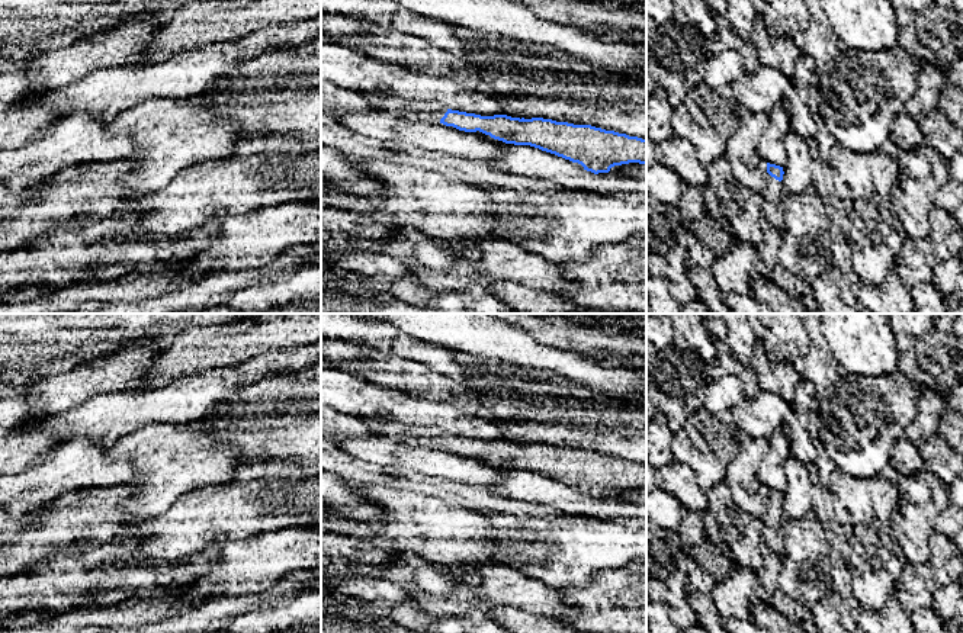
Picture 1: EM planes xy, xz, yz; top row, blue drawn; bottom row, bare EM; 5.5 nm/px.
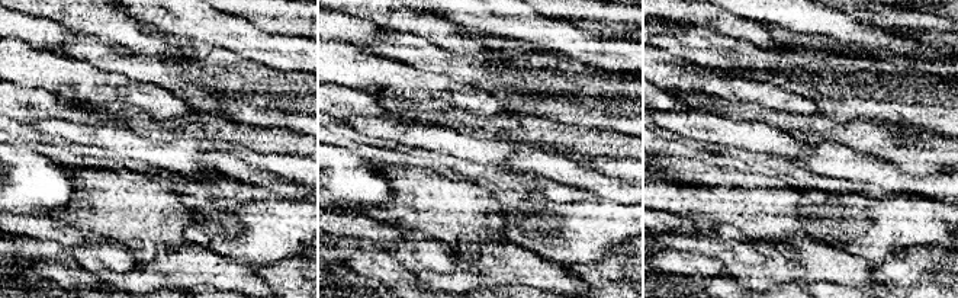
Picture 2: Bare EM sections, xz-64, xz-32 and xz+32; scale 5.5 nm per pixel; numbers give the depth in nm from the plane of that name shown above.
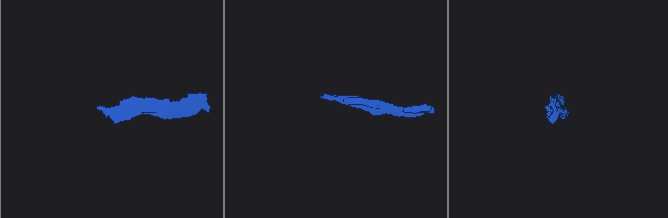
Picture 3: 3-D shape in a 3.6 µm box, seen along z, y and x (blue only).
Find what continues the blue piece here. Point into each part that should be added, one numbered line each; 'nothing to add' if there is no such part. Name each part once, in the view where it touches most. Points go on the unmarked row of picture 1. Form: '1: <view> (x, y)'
1: yz (771, 519)

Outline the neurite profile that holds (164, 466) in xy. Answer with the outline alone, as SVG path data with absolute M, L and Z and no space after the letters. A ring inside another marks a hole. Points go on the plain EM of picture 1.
M154 424L145 427L119 438L113 446L106 449L106 454L110 457L125 457L132 465L132 481L129 485L134 488L134 492L121 501L119 510L128 515L137 517L138 520L161 515L179 497L189 491L229 482L237 466L243 463L243 456L235 444L216 443L196 433L189 424Z

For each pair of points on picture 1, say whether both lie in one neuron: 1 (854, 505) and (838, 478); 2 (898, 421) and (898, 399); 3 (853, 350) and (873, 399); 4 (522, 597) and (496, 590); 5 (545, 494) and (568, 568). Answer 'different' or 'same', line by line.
1: same
2: same
3: different
4: same
5: different

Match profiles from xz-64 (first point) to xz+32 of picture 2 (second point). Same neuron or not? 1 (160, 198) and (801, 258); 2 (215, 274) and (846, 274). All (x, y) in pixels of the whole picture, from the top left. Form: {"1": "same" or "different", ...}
{"1": "different", "2": "same"}

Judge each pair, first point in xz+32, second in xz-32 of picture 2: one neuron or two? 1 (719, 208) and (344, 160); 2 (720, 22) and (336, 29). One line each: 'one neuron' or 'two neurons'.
1: two neurons
2: two neurons

